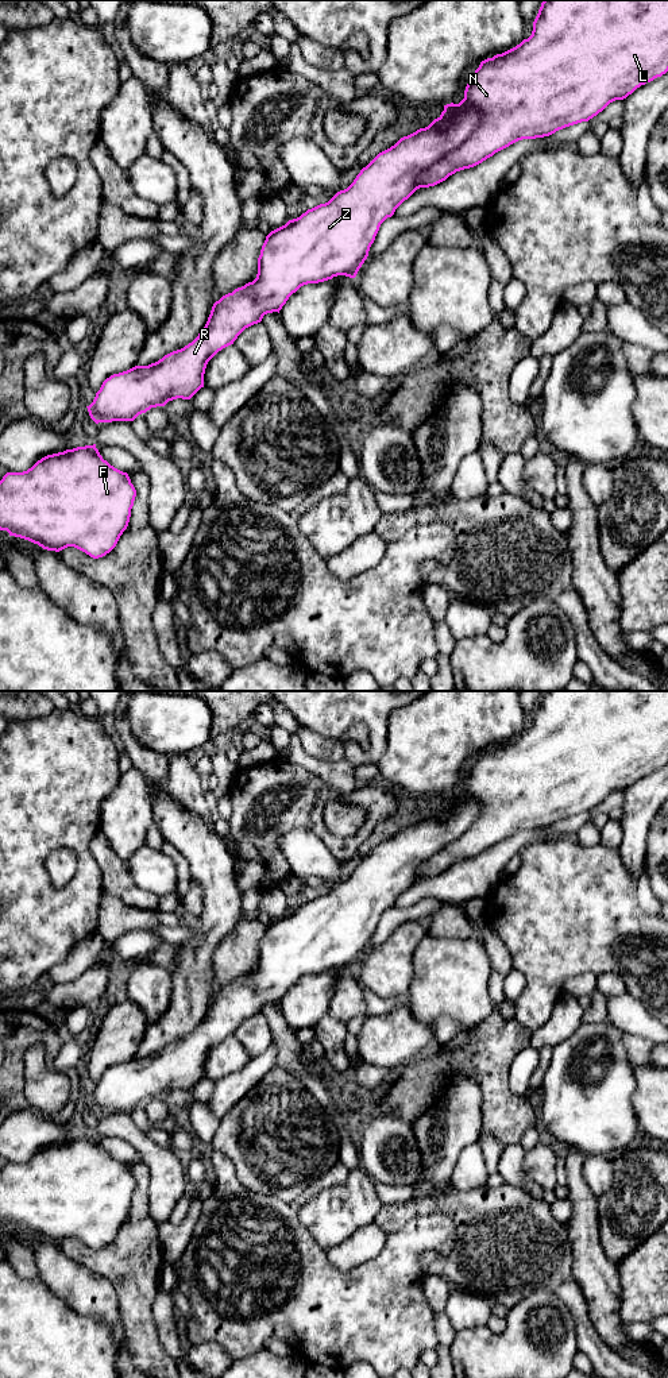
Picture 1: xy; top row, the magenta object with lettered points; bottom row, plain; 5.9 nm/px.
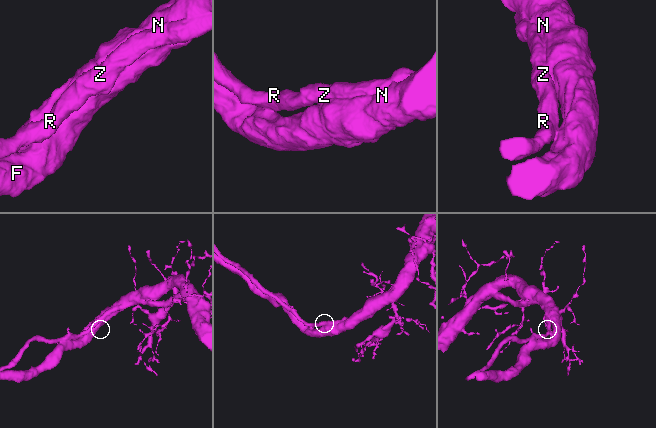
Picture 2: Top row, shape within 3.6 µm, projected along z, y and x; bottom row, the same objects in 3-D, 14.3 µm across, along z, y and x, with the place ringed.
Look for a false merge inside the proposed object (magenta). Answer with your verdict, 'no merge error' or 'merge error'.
no merge error

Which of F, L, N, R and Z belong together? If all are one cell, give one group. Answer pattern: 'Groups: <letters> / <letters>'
Groups: F L N R Z

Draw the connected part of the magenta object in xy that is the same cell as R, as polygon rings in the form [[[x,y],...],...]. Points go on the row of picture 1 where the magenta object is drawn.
[[[544,0],[533,22],[532,35],[516,47],[482,61],[459,104],[444,105],[441,115],[428,127],[401,138],[394,146],[379,153],[347,189],[337,192],[328,202],[308,209],[300,217],[271,231],[258,258],[256,278],[216,301],[204,329],[192,343],[155,363],[135,366],[107,378],[93,402],[86,406],[90,418],[96,424],[134,421],[139,414],[151,408],[165,406],[169,401],[190,399],[204,387],[208,362],[219,351],[233,344],[246,328],[260,323],[265,314],[279,313],[301,286],[337,275],[355,278],[368,256],[381,224],[417,189],[435,186],[518,140],[549,136],[565,127],[588,121],[610,103],[626,99],[637,88],[667,72],[668,0]]]

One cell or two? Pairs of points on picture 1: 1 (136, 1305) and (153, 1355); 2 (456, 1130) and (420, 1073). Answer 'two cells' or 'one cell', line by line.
1: one cell
2: two cells

